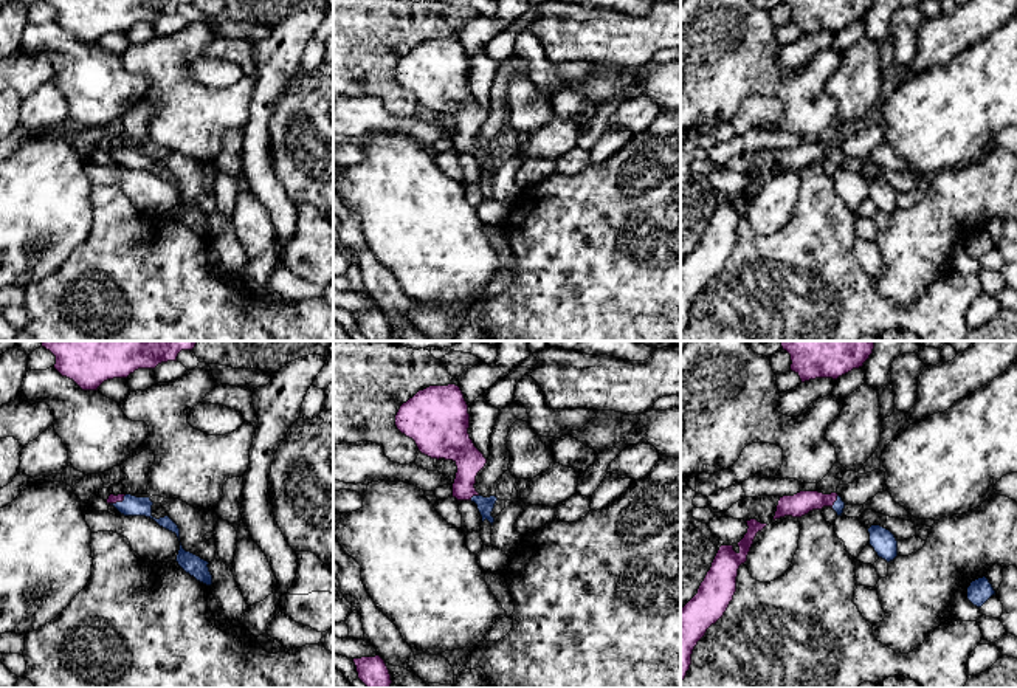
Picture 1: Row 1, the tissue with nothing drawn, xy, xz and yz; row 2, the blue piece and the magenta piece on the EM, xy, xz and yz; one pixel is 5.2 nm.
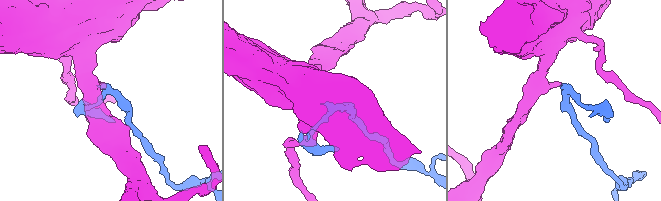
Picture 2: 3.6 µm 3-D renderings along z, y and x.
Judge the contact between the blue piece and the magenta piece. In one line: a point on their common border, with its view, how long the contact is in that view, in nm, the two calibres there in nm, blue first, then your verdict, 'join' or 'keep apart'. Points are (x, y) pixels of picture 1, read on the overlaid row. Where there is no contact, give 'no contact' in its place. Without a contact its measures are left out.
meets blue in yz at (836, 501); contact 80 nm long; 60 nm thick on the blue side, 120 nm on the other; join

